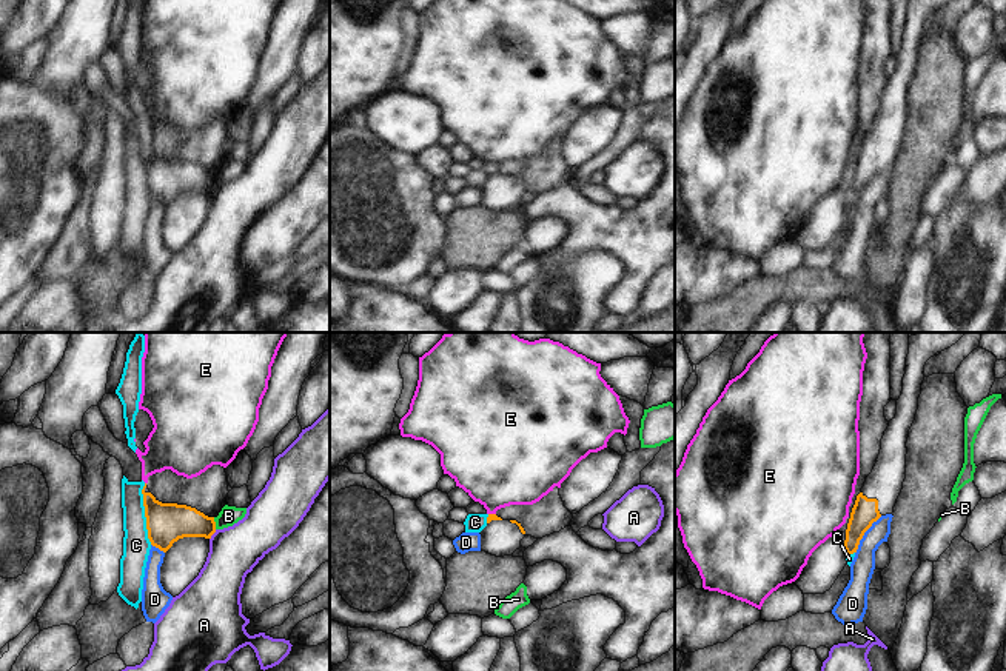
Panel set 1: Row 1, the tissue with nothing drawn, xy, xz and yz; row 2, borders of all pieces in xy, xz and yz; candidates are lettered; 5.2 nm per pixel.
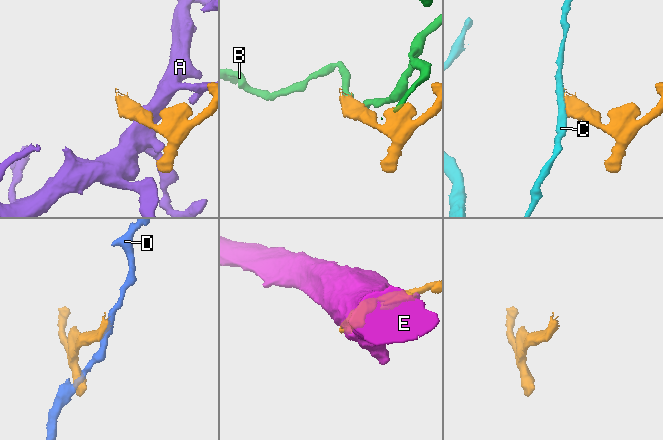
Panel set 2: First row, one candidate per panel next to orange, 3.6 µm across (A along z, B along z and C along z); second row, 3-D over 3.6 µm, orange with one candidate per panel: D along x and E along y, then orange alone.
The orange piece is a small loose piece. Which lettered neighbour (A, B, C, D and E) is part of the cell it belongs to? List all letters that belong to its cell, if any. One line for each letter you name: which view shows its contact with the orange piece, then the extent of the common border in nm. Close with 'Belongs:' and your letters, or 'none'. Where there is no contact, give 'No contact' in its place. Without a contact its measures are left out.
Belongs: none

